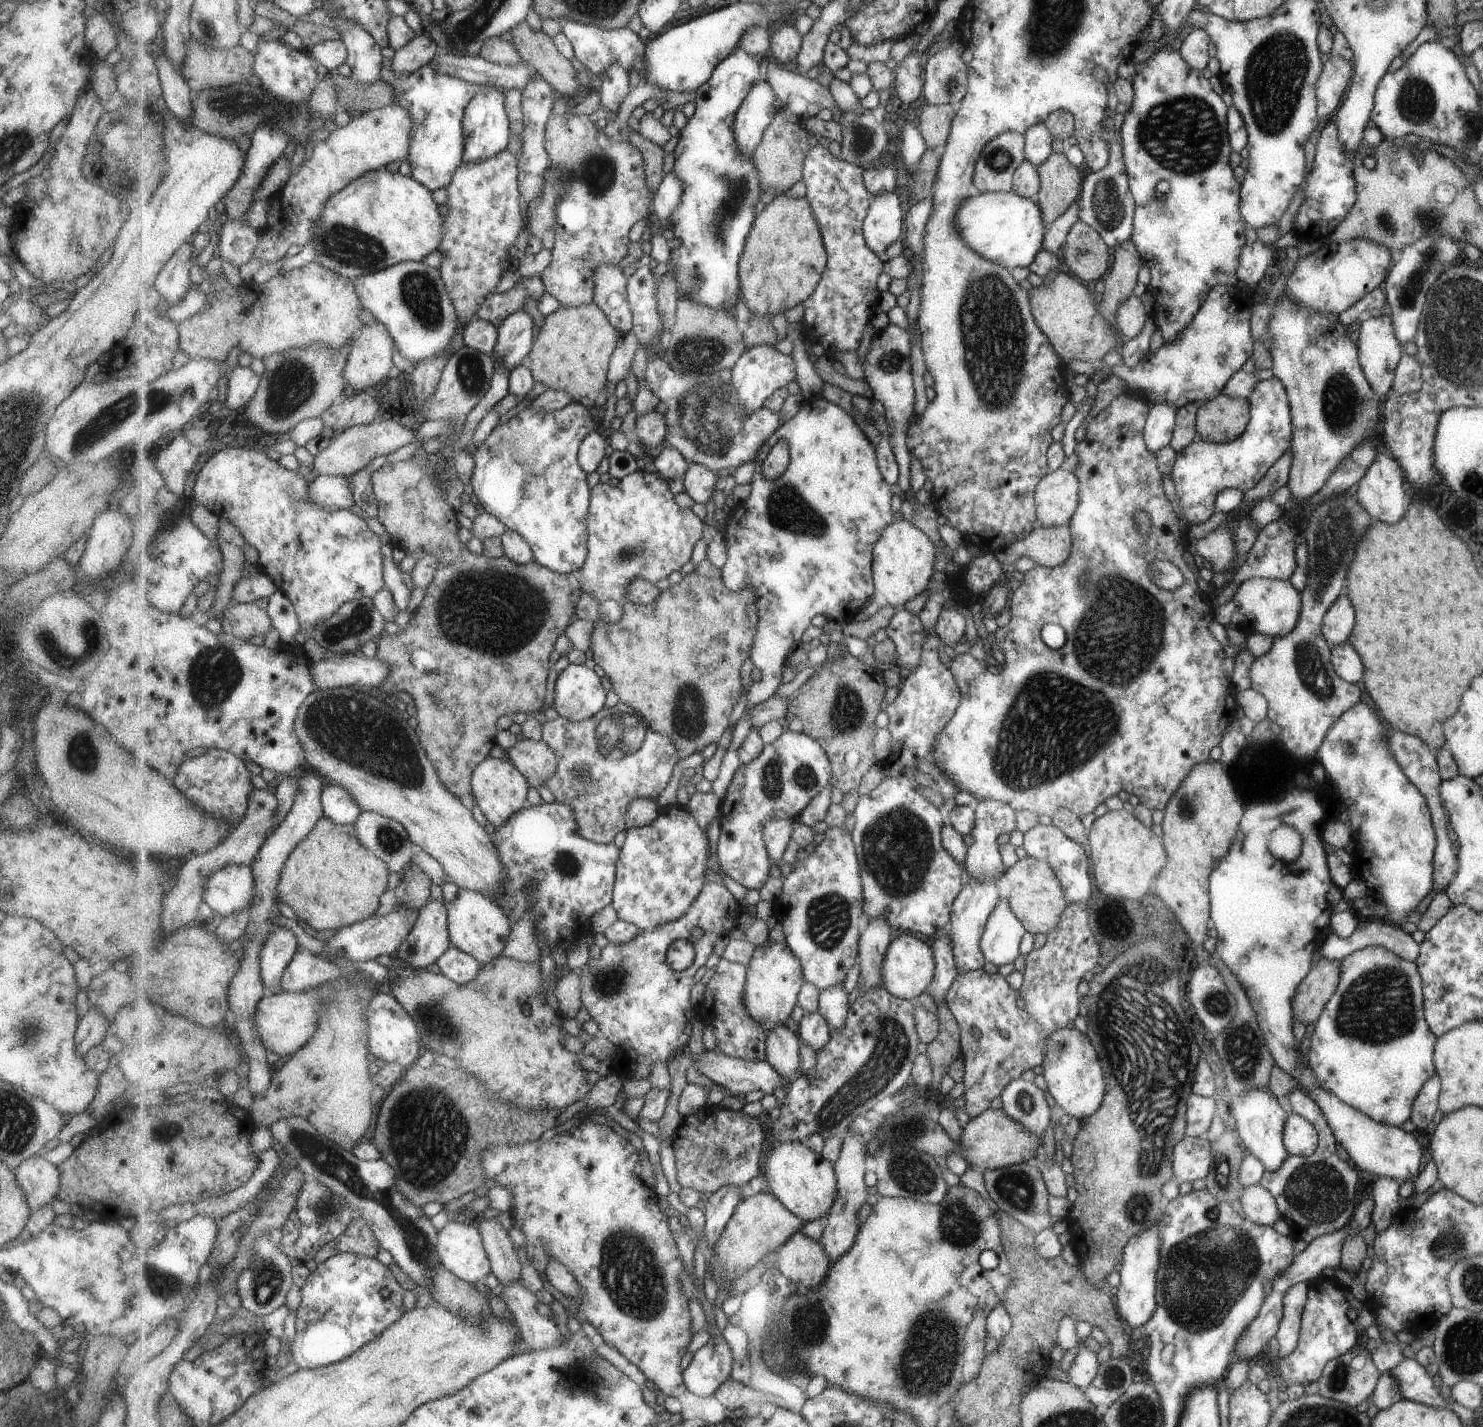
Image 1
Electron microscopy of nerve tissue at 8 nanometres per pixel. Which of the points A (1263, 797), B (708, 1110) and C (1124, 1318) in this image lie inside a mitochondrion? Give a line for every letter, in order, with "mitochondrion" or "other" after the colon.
A: other
B: other
C: other

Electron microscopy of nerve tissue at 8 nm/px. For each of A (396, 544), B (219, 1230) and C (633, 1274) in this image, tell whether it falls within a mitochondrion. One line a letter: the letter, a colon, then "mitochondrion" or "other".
A: other
B: other
C: mitochondrion

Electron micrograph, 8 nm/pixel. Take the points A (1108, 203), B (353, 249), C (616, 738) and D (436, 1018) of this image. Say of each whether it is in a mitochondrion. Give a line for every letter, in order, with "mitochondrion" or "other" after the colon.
A: mitochondrion
B: mitochondrion
C: mitochondrion
D: mitochondrion

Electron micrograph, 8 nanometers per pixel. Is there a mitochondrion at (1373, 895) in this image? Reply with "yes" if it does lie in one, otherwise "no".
no

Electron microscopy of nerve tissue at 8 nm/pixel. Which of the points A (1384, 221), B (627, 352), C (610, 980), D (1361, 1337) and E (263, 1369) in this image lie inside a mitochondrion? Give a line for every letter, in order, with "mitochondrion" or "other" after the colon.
A: mitochondrion
B: other
C: mitochondrion
D: other
E: other

